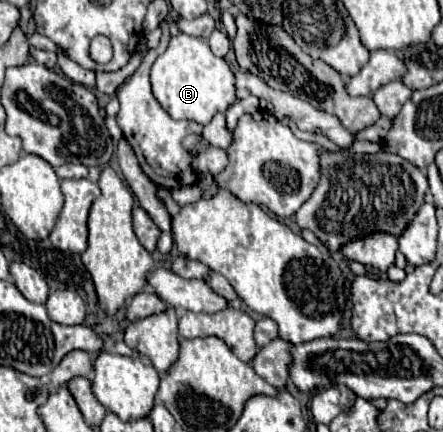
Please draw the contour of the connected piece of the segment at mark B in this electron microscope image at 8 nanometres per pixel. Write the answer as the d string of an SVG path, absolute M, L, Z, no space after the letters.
M178 33L170 39L168 49L152 65L150 81L154 97L172 115L172 119L190 119L206 125L216 111L226 113L226 109L236 101L234 73L226 59L216 57L204 39L190 37L186 33Z

